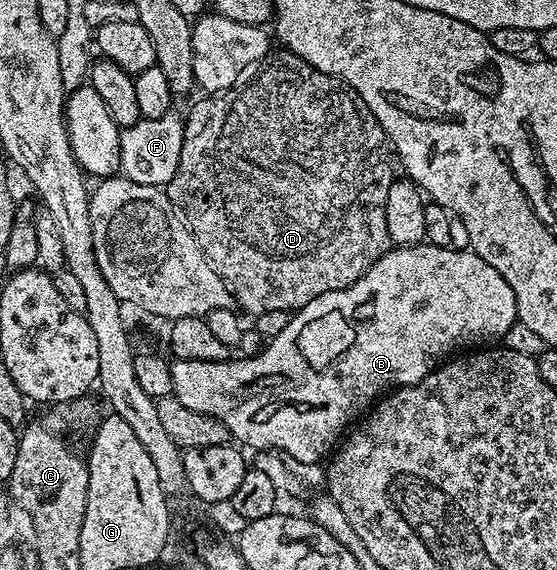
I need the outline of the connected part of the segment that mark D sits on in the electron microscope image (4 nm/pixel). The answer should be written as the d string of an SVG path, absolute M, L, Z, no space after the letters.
M285 55L282 61L272 61L264 66L266 69L250 85L242 84L236 91L206 96L206 101L201 101L194 107L193 114L185 121L185 142L179 167L169 181L167 192L169 205L180 214L186 227L192 231L213 270L232 290L234 300L239 305L241 303L249 313L288 314L302 309L307 303L311 303L311 299L319 299L319 295L327 295L327 291L351 287L386 253L390 240L384 205L395 174L389 166L391 149L383 127L375 119L375 115L371 115L367 103L363 103L354 89L329 73L319 72L301 57Z

